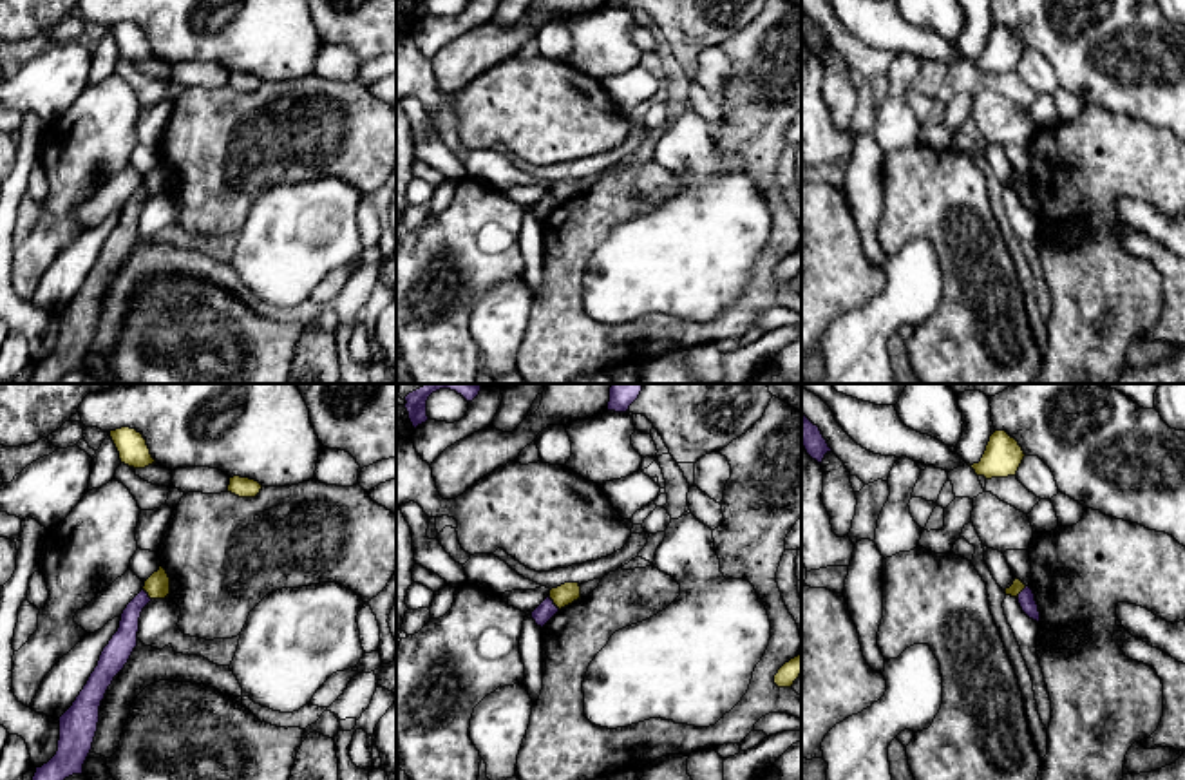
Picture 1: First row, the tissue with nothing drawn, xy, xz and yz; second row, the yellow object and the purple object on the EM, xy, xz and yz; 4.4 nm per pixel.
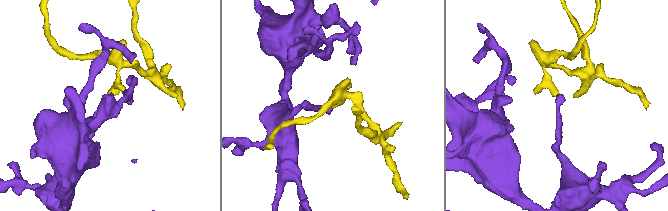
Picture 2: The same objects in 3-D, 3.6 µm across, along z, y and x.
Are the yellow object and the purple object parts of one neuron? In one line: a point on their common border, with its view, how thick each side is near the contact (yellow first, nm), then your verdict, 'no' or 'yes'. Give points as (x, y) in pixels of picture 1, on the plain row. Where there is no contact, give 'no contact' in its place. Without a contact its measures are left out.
meets yellow in xz at (554, 198); 90 nm thick on the yellow side, 80 nm on the other; no

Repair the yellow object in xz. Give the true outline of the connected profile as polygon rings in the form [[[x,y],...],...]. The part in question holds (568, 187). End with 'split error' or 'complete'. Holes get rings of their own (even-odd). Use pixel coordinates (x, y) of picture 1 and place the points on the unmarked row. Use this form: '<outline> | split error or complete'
[[[564,177],[550,185],[550,194],[561,205],[572,199],[574,195],[581,194],[581,181],[579,177]]] | complete

